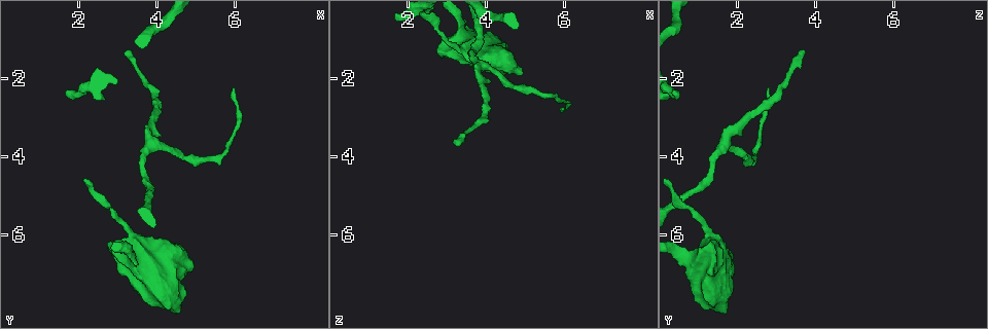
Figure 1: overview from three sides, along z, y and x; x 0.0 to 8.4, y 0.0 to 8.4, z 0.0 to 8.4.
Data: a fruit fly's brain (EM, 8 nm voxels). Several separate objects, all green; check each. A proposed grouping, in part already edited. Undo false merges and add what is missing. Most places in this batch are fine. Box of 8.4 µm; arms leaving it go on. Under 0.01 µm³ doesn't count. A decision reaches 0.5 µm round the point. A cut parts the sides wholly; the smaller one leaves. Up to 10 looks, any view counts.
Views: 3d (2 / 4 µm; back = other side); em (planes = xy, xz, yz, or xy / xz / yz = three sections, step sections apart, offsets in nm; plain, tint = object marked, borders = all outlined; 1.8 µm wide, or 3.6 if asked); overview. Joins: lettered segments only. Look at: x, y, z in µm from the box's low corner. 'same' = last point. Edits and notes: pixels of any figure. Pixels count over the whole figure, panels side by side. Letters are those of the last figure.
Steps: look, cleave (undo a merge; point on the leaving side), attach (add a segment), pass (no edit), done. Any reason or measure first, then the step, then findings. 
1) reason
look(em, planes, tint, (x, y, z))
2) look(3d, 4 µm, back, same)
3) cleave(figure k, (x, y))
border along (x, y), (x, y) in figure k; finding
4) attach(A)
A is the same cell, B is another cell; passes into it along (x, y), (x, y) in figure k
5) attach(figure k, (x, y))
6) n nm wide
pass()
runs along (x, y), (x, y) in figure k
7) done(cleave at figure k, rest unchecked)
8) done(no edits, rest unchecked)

sudden change in width
look(em, 3.6 µm, planes, borders, (3.40, 6.20, 1.25))

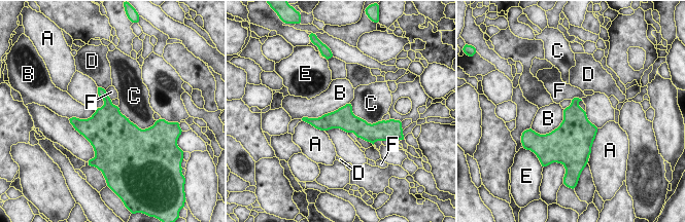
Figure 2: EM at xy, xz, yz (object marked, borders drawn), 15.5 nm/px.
pass()
A, B, C, D, E and F are other cells; runs along (312, 121), (348, 121), (368, 126) in figure 2; continuous, no second cell

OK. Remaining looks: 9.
arms part here
look(3d, 4 µm, (3.90, 3.70, 1.70))

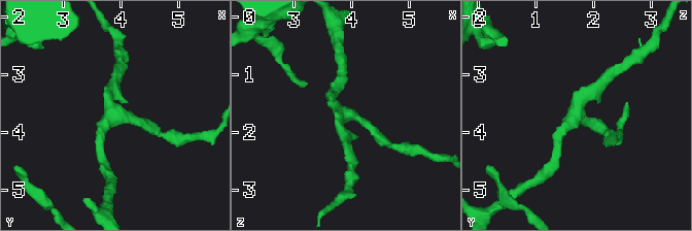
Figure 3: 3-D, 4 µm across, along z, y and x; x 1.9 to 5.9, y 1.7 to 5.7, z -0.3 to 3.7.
3 arms; arms of 170, 190, 190 nm; need the tissue
look(em, xy, step 8, tint, (3.85, 3.75, 1.70))

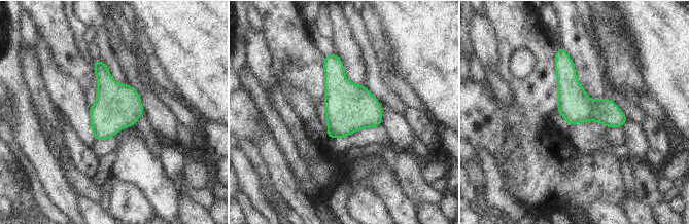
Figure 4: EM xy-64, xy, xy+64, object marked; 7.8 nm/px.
another direction
look(em, planes, borders, same)

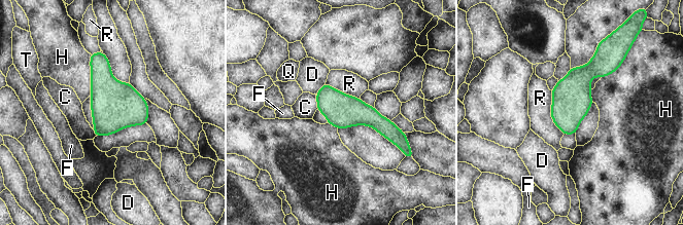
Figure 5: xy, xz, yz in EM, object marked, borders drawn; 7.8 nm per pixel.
R touches over 360 nm
pass()
C, D, F, H, Q, R and T are other cells; runs along (319, 95), (399, 135) in figure 5; continuous, no second cell

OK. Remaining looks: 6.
end of a long branch
look(3d, 2 µm, (5.95, 2.30, 2.80))

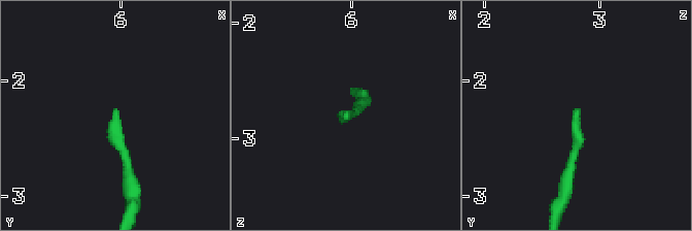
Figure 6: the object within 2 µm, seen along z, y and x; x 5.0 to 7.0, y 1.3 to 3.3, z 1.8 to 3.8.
need the tissue
look(em, 3.6 µm, xz, step 8, borders, (5.98, 2.30, 2.74))

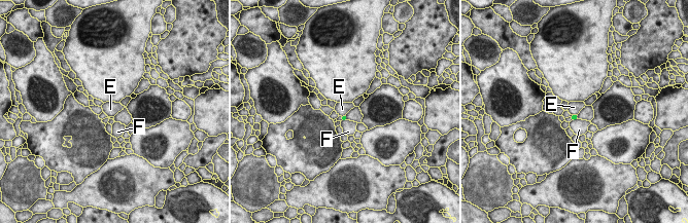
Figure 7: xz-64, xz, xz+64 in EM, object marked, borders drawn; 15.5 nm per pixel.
look(em, 3.6 µm, planes, borders, same)

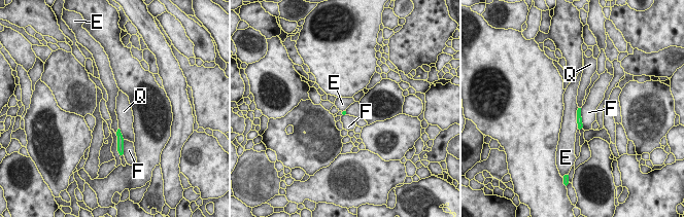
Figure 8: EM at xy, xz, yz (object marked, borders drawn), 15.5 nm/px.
pass()
E, F and Q are other cells; border along (578, 107), (577, 129) in figure 8; none of them fits

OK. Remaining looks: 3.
free end
look(3d, 2 µm, back, (3.25, 1.30, 3.75))

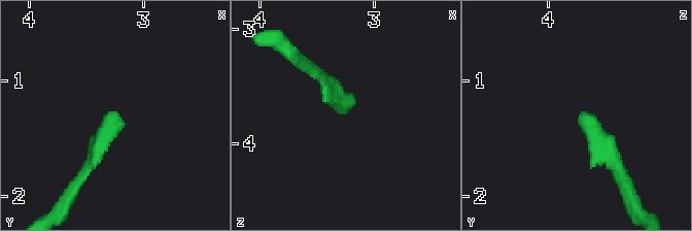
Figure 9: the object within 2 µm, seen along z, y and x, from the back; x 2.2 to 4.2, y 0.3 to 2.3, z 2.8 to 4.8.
look(em, xy, step 16, borders, (3.26, 1.26, 3.70))

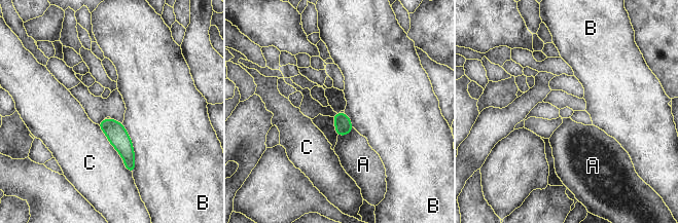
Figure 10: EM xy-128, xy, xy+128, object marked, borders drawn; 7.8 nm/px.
look(em, planes, borders, same)

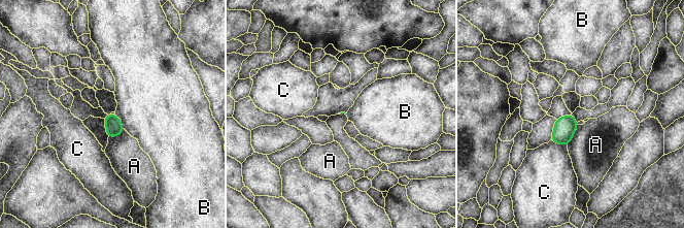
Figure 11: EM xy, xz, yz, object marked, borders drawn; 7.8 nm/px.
pass()
A, B and C are other cells; border along (114, 114), (124, 128) in figure 11; none of them fits

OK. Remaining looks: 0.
done(no edits, rest unchecked)

